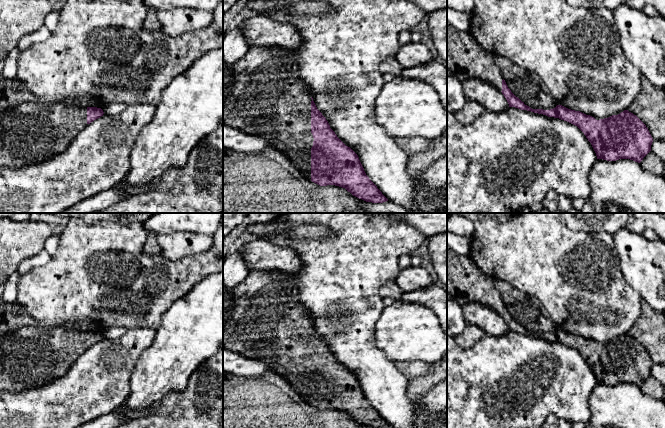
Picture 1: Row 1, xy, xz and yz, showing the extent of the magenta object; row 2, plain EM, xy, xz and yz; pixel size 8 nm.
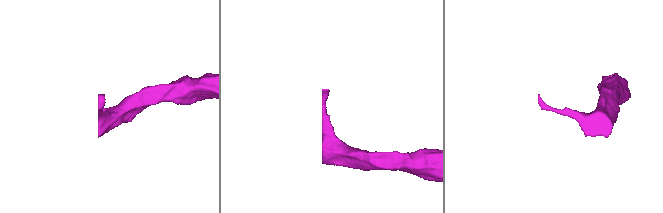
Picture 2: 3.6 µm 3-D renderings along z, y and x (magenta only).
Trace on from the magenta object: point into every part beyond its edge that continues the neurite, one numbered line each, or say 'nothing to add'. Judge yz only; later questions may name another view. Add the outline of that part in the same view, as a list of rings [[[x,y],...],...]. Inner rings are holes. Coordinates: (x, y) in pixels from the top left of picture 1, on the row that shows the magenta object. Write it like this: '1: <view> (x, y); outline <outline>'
1: yz (465, 59); outline [[[447,23],[447,69],[459,81],[463,82],[472,78],[483,80],[502,91],[504,76],[494,62],[494,54],[486,52],[479,47],[469,31],[458,31]]]

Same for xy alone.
1: xy (31, 132); outline [[[35,101],[14,106],[0,116],[0,168],[16,168],[42,162],[65,151],[75,136],[87,127],[87,108]]]

